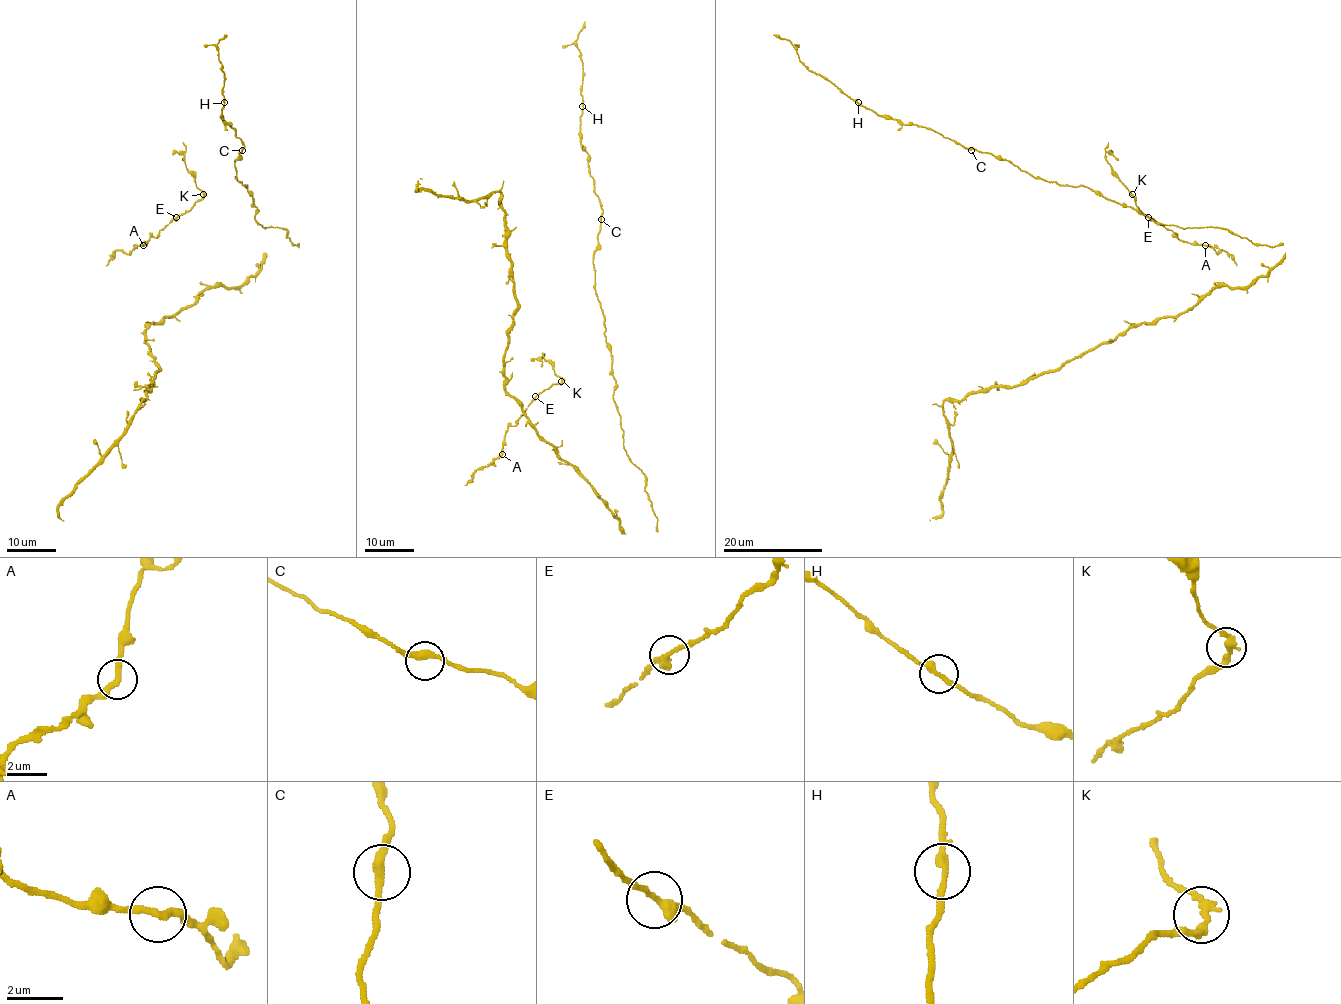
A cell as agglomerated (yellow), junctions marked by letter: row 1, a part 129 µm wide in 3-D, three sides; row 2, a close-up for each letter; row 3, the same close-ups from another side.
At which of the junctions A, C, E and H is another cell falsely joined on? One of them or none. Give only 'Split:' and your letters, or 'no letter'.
Split: no letter

